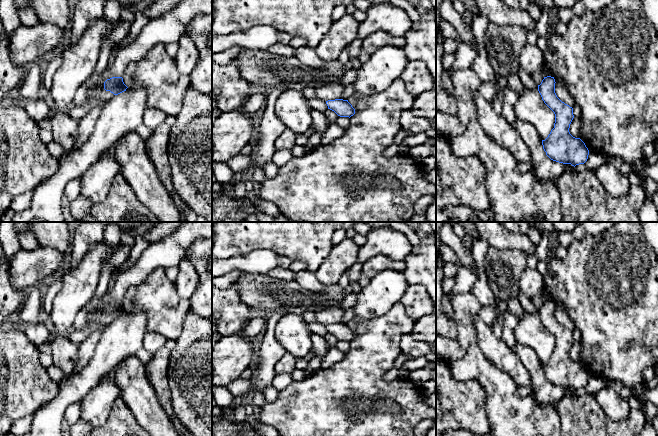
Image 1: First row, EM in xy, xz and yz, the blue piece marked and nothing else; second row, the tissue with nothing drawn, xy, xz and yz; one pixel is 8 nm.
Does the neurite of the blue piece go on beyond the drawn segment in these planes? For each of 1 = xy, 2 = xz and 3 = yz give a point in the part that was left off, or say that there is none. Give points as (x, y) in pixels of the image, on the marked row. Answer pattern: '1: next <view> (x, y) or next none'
1: next none
2: next none
3: next none

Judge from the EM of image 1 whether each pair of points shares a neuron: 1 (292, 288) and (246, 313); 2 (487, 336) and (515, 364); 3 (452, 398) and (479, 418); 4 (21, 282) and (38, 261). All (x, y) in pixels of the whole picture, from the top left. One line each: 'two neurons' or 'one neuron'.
1: two neurons
2: one neuron
3: one neuron
4: one neuron

